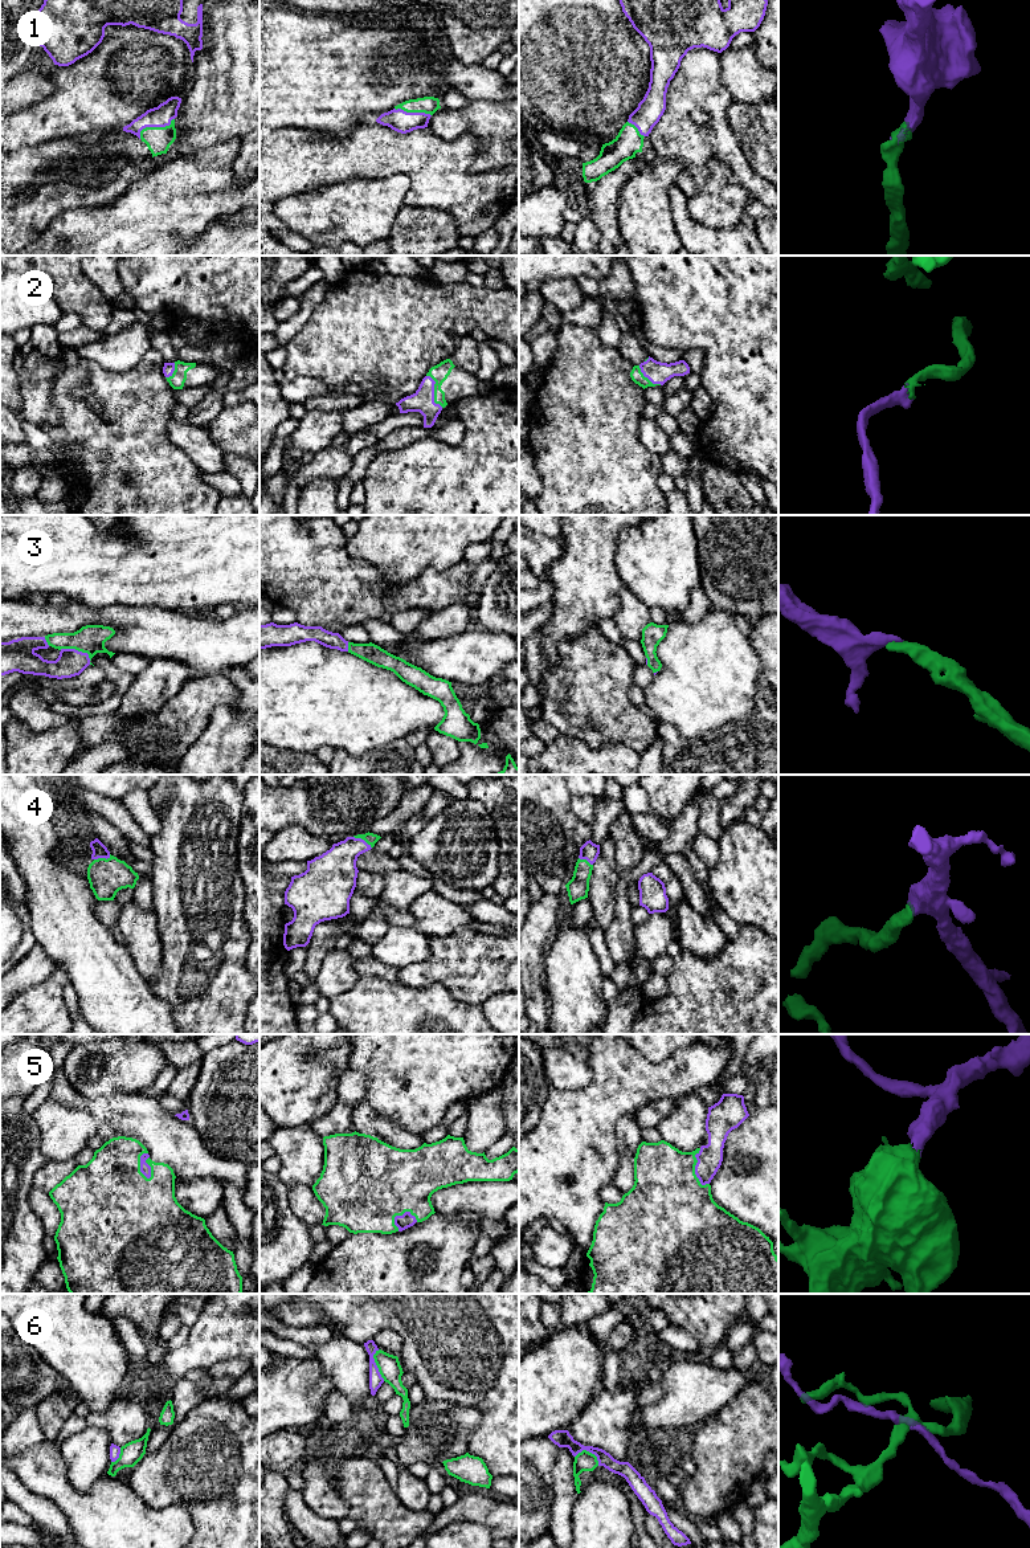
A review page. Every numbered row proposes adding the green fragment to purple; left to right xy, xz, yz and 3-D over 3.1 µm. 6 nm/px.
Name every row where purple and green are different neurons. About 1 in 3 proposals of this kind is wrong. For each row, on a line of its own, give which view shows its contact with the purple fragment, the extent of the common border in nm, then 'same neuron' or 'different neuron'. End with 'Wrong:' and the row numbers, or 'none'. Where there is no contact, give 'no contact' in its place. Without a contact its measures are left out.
1: meets purple in xy; contact 240 nm long; same neuron
2: meets purple in xz; contact 220 nm long; same neuron
3: meets purple in xy; contact 200 nm long; same neuron
4: meets purple in xz; contact 130 nm long; same neuron
5: meets purple in xy; contact 170 nm long; same neuron
6: meets purple in xz; contact 200 nm long; different neuron
Wrong: 6

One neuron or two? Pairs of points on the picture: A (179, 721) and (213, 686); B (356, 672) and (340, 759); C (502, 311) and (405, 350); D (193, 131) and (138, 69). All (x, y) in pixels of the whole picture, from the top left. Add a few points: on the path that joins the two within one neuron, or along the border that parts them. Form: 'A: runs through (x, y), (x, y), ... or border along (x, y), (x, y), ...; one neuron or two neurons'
A: runs through (187, 713), (205, 694); one neuron
B: border along (335, 750), (343, 750), (352, 756), (374, 751); two neurons
C: runs through (478, 311), (450, 311), (440, 315), (429, 326); one neuron
D: border along (193, 70), (191, 85), (182, 99); two neurons

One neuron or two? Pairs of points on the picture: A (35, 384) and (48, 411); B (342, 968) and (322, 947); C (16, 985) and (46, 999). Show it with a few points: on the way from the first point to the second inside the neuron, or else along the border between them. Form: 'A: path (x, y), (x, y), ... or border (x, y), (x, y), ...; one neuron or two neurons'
A: path (35, 391), (36, 399), (41, 404); one neuron
B: border (335, 948), (323, 958); two neurons
C: border (52, 972), (13, 999); two neurons

